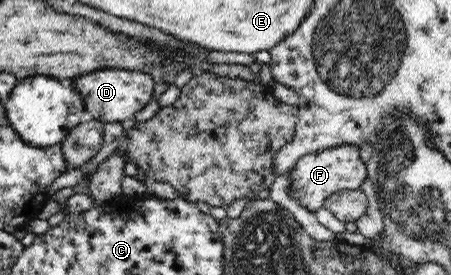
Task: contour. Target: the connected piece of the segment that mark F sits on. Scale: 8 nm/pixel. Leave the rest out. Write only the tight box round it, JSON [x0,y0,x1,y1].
[289,144,367,213]

